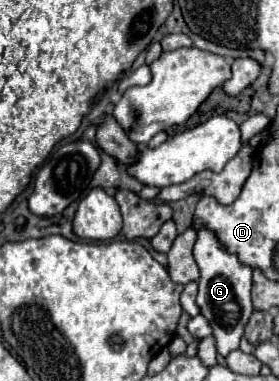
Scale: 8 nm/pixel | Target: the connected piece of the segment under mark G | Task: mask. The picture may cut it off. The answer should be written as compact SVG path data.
M209 229L197 231L197 243L195 243L195 261L201 269L199 277L199 293L197 293L197 307L201 309L201 315L209 319L209 325L213 329L213 337L217 343L217 353L227 355L233 349L239 349L239 341L243 337L245 325L253 313L251 305L251 267L241 265L237 255L227 253L219 247L217 237Z

